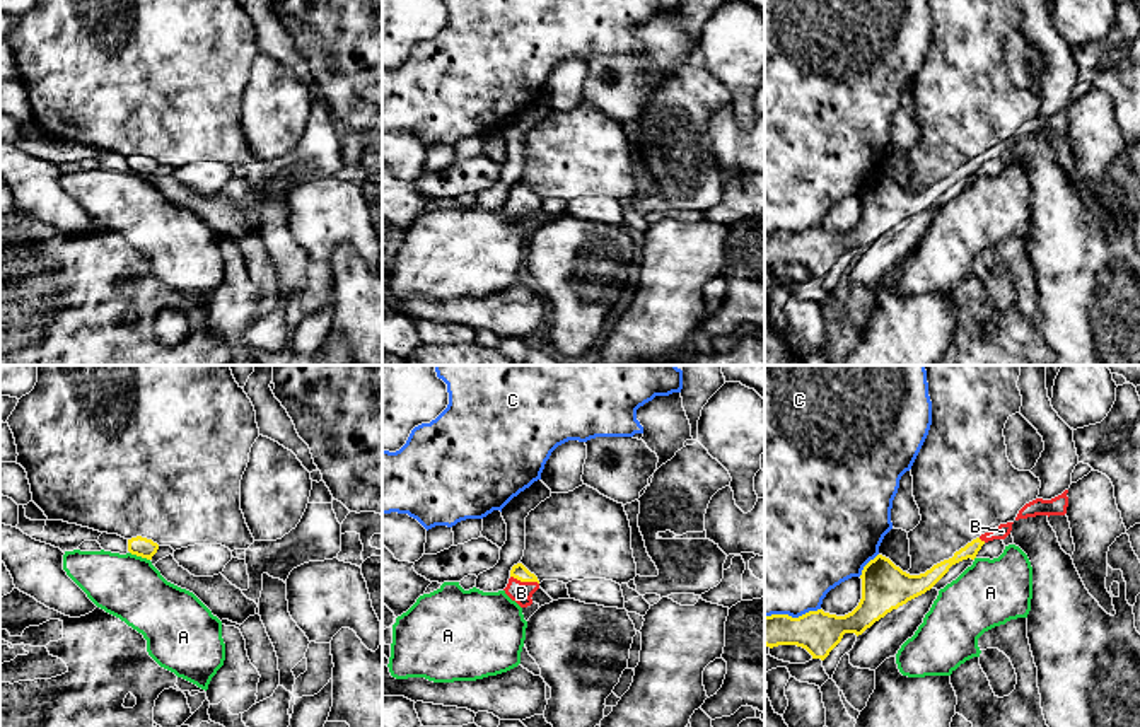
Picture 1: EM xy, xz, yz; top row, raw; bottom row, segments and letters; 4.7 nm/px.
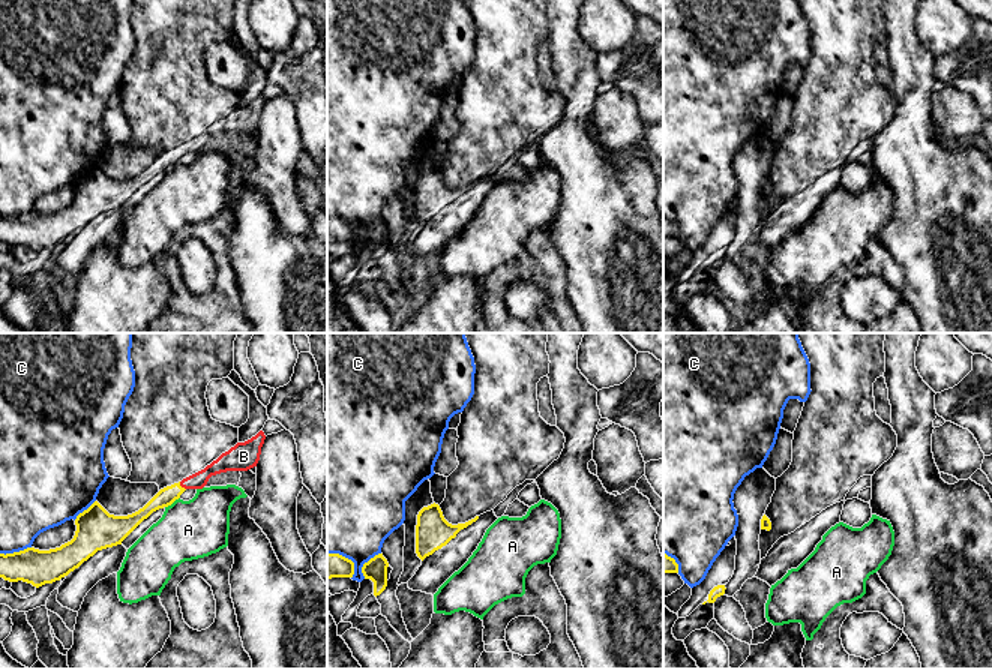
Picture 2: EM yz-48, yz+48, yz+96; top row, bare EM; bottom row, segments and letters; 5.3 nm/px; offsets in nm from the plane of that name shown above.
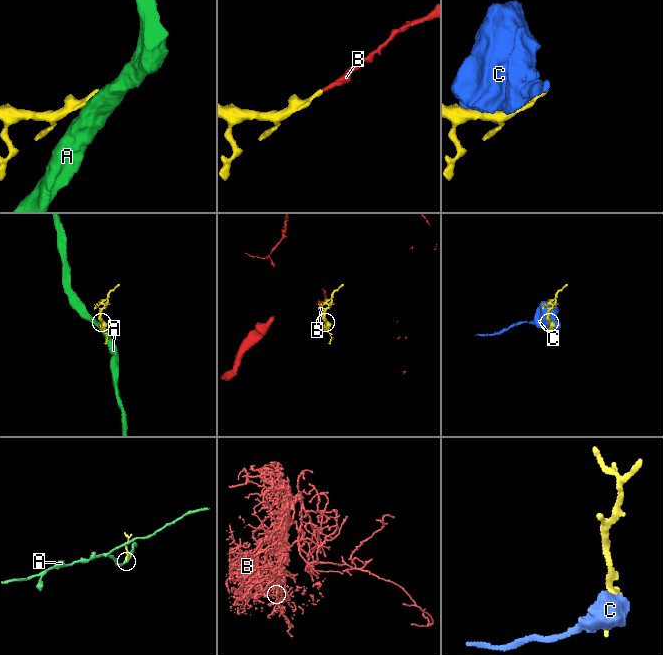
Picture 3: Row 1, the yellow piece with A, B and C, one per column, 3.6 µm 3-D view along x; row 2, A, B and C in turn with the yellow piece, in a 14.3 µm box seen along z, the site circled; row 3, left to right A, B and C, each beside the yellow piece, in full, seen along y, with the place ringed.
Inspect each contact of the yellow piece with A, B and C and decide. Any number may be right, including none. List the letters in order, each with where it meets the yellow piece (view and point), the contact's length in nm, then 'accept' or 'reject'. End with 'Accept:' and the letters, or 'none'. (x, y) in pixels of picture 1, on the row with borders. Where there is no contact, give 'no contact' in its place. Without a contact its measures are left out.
A: xy (140, 555) | 100 nm | reject
B: xz (524, 581) | 140 nm | accept
C: yz (791, 616) | 260 nm | reject
Accept: B

